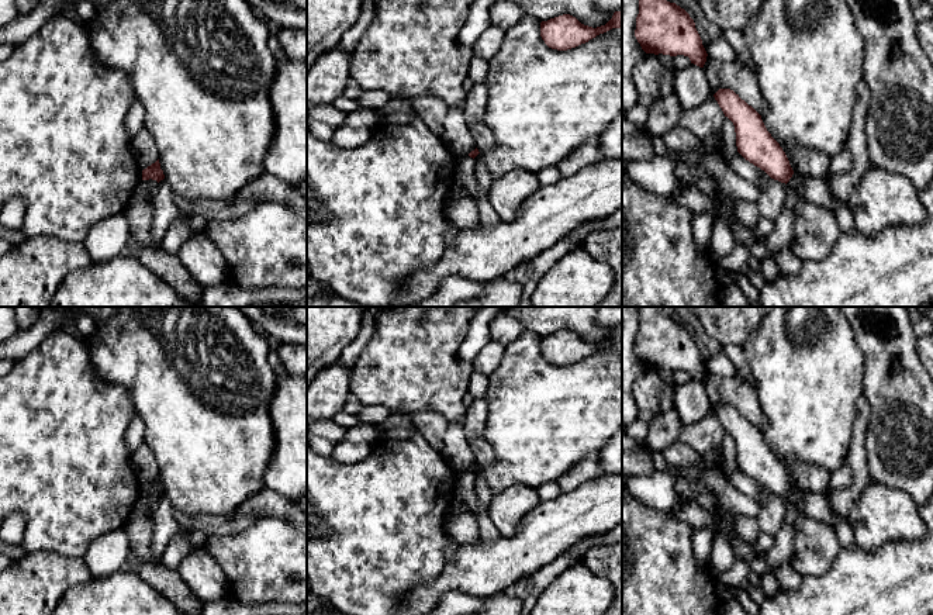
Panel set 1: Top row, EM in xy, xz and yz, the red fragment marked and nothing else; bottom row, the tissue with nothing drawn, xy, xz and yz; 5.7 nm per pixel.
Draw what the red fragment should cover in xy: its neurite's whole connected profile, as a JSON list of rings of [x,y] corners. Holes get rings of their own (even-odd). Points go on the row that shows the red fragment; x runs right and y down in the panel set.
[[[159,159],[142,170],[142,180],[149,180],[149,179],[156,180],[158,183],[165,179]]]

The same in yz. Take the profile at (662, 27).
[[[639,0],[635,37],[646,53],[688,56],[704,68],[706,51],[690,14],[667,0]]]

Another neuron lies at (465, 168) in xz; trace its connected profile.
[[[464,156],[456,162],[455,179],[456,182],[460,182],[467,187],[469,196],[477,203],[480,224],[483,225],[497,224],[500,221],[500,217],[494,211],[488,200],[488,196],[480,193],[480,189],[474,176],[473,158]]]

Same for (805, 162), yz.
[[[788,148],[784,151],[794,173],[819,180],[827,180],[830,156],[815,149]]]

